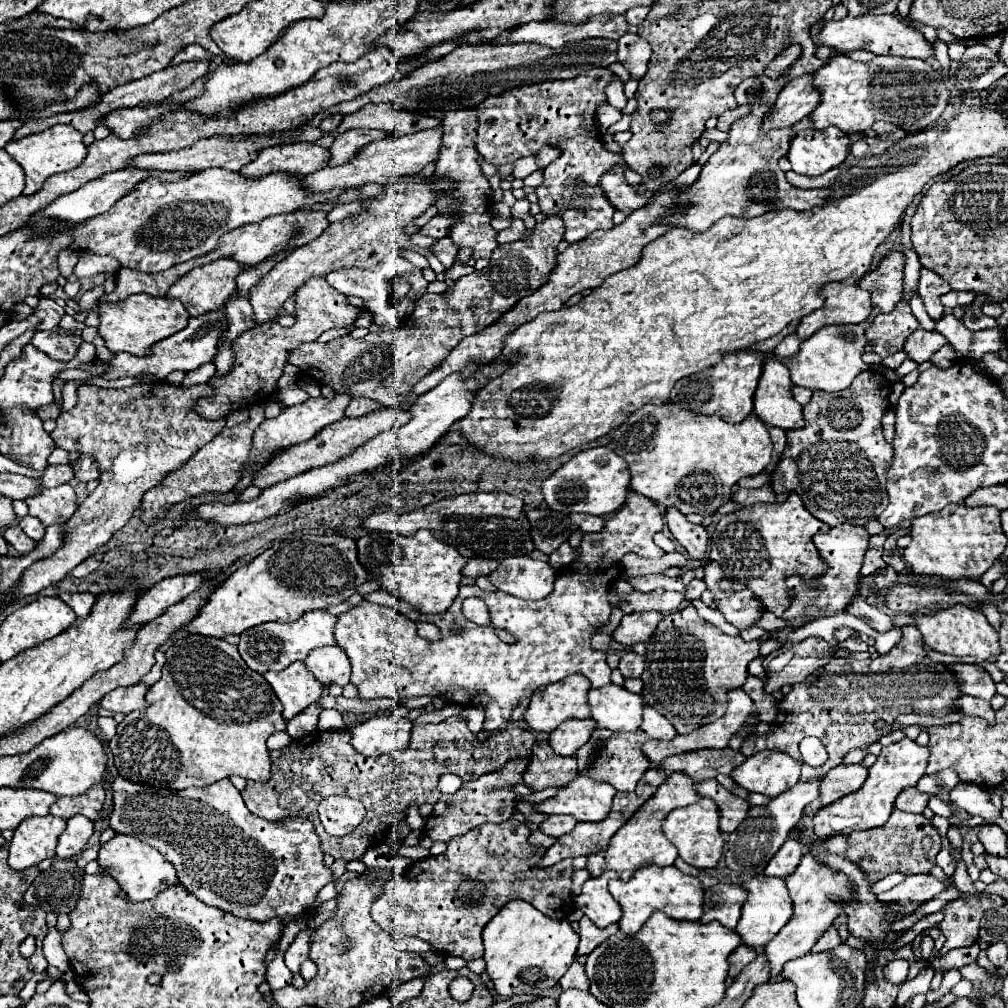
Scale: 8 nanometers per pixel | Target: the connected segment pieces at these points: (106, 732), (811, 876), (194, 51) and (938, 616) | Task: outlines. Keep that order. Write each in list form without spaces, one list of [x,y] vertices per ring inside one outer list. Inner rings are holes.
[[[99,717],[98,726],[107,741],[110,741],[116,735],[116,728],[118,723],[112,719],[113,717]]]
[[[814,851],[802,855],[802,861],[798,863],[798,867],[786,877],[786,887],[788,887],[792,903],[794,903],[794,915],[776,933],[776,937],[764,947],[764,951],[768,955],[768,961],[770,961],[772,977],[780,975],[780,969],[784,967],[786,961],[802,957],[804,953],[810,953],[810,949],[814,947],[814,943],[818,941],[818,937],[844,911],[844,905],[848,903],[848,897],[852,897],[852,889],[856,889],[856,885],[852,885],[852,879],[846,873],[828,869],[828,865],[824,865],[814,855]],[[834,895],[838,895],[842,901],[832,901]]]
[[[188,45],[180,53],[176,53],[176,57],[172,59],[172,65],[180,65],[186,61],[198,61],[198,59],[212,59],[212,55],[200,45]]]
[[[954,605],[948,609],[936,609],[936,613],[924,613],[924,617],[914,617],[914,625],[924,637],[924,643],[946,655],[954,657],[978,657],[982,661],[988,661],[990,657],[996,657],[1000,653],[998,647],[998,631],[988,623],[982,611],[966,607],[966,605]]]

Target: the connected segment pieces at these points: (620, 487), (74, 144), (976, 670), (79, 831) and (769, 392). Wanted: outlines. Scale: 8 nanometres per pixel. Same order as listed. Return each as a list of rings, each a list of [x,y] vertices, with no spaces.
[[[592,447],[576,453],[552,477],[542,481],[542,495],[552,511],[560,513],[590,513],[608,515],[622,507],[630,487],[630,473],[626,461],[610,447]]]
[[[54,125],[42,133],[34,133],[34,135],[22,137],[18,141],[10,141],[4,149],[16,163],[22,165],[22,169],[26,173],[26,187],[24,187],[22,195],[36,193],[50,175],[70,171],[76,165],[80,165],[86,157],[86,145],[82,143],[82,133],[70,125]]]
[[[954,663],[954,665],[948,665],[948,667],[956,673],[956,677],[960,677],[962,689],[964,689],[966,695],[990,701],[992,695],[996,693],[994,681],[992,681],[990,673],[984,667],[980,667],[980,665],[964,665],[964,663]]]
[[[84,815],[70,817],[68,827],[58,837],[56,855],[58,857],[72,857],[72,855],[80,853],[84,849],[84,845],[88,843],[88,839],[92,837],[92,833],[94,833],[94,823],[88,821],[88,817],[84,817]]]
[[[766,359],[754,393],[754,413],[772,427],[798,429],[802,421],[802,405],[792,399],[790,371],[778,359]]]

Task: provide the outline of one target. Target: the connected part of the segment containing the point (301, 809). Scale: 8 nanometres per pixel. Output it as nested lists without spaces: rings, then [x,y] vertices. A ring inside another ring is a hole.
[[[450,717],[440,723],[414,727],[408,751],[396,753],[394,759],[372,759],[352,749],[348,731],[314,731],[302,739],[294,739],[284,749],[272,751],[270,779],[264,783],[246,781],[242,797],[246,807],[254,815],[270,821],[284,817],[308,817],[322,839],[324,853],[332,855],[334,859],[360,859],[368,847],[374,847],[374,839],[382,839],[390,829],[396,827],[398,821],[406,817],[406,809],[412,803],[422,805],[436,803],[440,799],[436,783],[442,773],[456,773],[464,781],[478,779],[480,775],[490,773],[492,769],[502,769],[508,761],[514,761],[516,757],[530,759],[532,747],[536,743],[532,731],[518,727],[494,733],[486,741],[468,739],[466,735],[474,735],[468,729],[466,721],[460,717]],[[330,795],[348,795],[352,799],[362,801],[362,805],[366,807],[364,821],[348,837],[326,835],[324,827],[320,825],[316,805]]]

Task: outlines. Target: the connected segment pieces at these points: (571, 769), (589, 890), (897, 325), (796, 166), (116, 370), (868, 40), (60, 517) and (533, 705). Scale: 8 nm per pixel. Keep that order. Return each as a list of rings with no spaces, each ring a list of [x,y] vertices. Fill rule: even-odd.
[[[558,755],[546,759],[532,757],[528,769],[524,771],[524,785],[536,793],[548,787],[562,787],[576,775],[578,769],[574,757],[558,757]]]
[[[606,871],[600,877],[590,877],[582,885],[582,893],[576,899],[576,907],[584,911],[598,927],[608,927],[610,923],[620,921],[620,905],[608,893],[608,881],[618,879],[618,873]]]
[[[900,301],[890,313],[878,313],[866,327],[866,351],[876,351],[888,357],[902,351],[908,335],[918,327],[916,317],[910,313],[908,301]]]
[[[836,127],[808,133],[802,131],[792,139],[788,159],[792,163],[792,171],[798,175],[816,177],[840,165],[848,155],[848,147],[848,135]]]
[[[222,309],[218,311],[210,311],[204,313],[200,317],[194,317],[188,321],[188,325],[174,333],[168,339],[158,341],[156,345],[152,345],[150,353],[144,357],[134,357],[130,353],[116,353],[110,361],[104,361],[104,379],[120,379],[120,377],[138,377],[138,375],[156,375],[160,379],[166,379],[168,373],[182,369],[182,371],[192,371],[198,369],[202,363],[208,363],[214,359],[216,355],[216,345],[218,345],[218,337],[222,333],[222,329],[226,329],[226,315]]]
[[[860,15],[860,17],[844,17],[840,21],[822,21],[820,33],[816,37],[816,47],[826,45],[836,51],[856,51],[866,49],[876,55],[900,55],[900,57],[916,57],[926,59],[932,55],[932,45],[924,39],[924,35],[912,25],[898,21],[894,15]]]
[[[68,483],[58,485],[54,489],[44,489],[36,497],[28,497],[26,505],[30,509],[30,515],[40,519],[46,527],[52,523],[68,521],[78,509],[76,493]]]
[[[568,675],[562,681],[544,685],[532,693],[530,705],[524,711],[524,721],[534,731],[552,733],[566,719],[588,719],[590,717],[590,709],[588,709],[588,701],[586,701],[588,689],[590,689],[590,681],[584,675]]]

